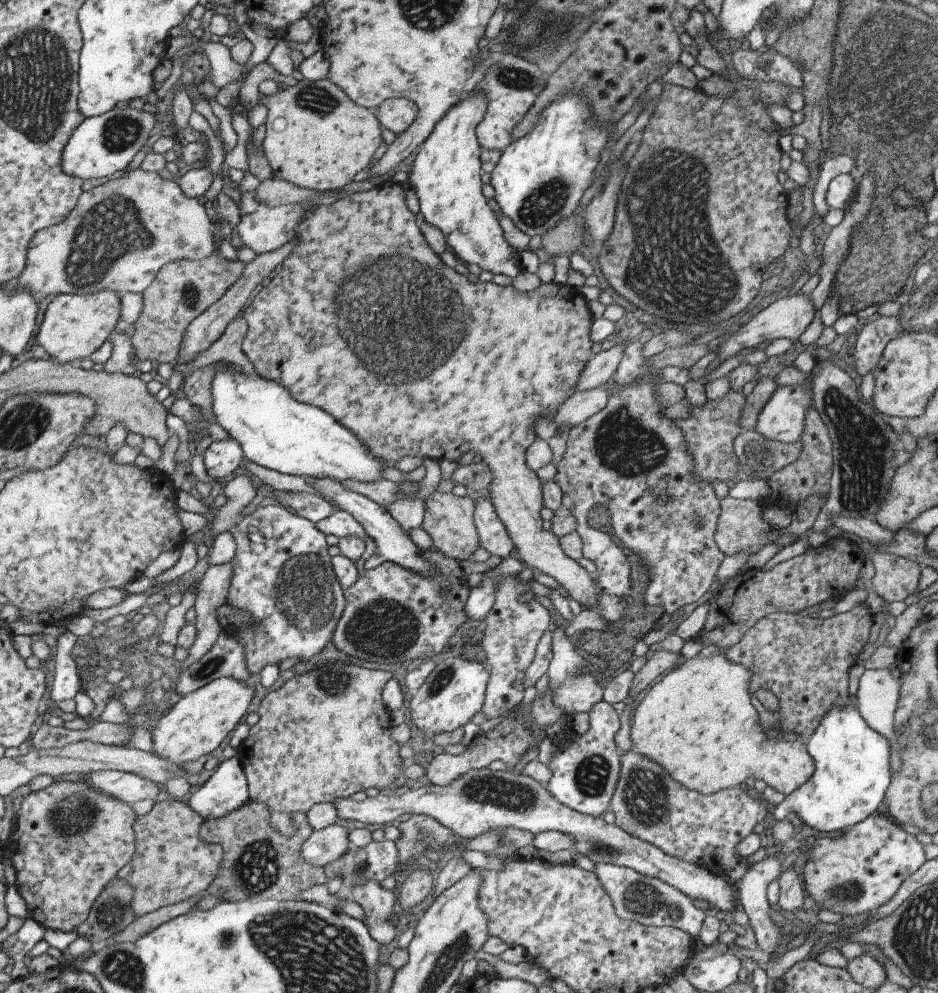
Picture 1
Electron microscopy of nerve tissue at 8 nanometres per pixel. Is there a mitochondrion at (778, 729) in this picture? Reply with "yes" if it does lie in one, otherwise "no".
no

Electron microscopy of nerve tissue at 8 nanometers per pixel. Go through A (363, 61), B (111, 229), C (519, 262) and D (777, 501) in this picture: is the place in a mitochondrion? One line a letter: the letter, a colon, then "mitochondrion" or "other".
A: other
B: mitochondrion
C: other
D: other

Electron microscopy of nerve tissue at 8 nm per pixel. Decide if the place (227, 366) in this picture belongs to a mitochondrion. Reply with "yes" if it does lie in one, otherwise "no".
no

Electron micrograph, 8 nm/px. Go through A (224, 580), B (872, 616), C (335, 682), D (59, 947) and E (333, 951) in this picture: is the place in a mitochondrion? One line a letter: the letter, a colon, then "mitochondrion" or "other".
A: other
B: other
C: mitochondrion
D: other
E: mitochondrion

